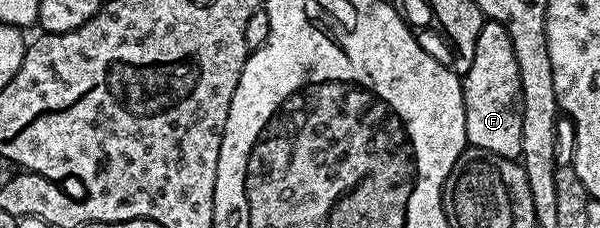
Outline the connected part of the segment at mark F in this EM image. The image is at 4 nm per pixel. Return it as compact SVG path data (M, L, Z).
M486 21L481 27L479 41L475 41L475 57L471 61L471 69L463 77L463 101L465 102L465 137L470 147L487 149L487 153L495 153L499 157L520 160L523 145L523 89L519 85L519 61L515 61L515 45L511 45L511 37L502 23Z

